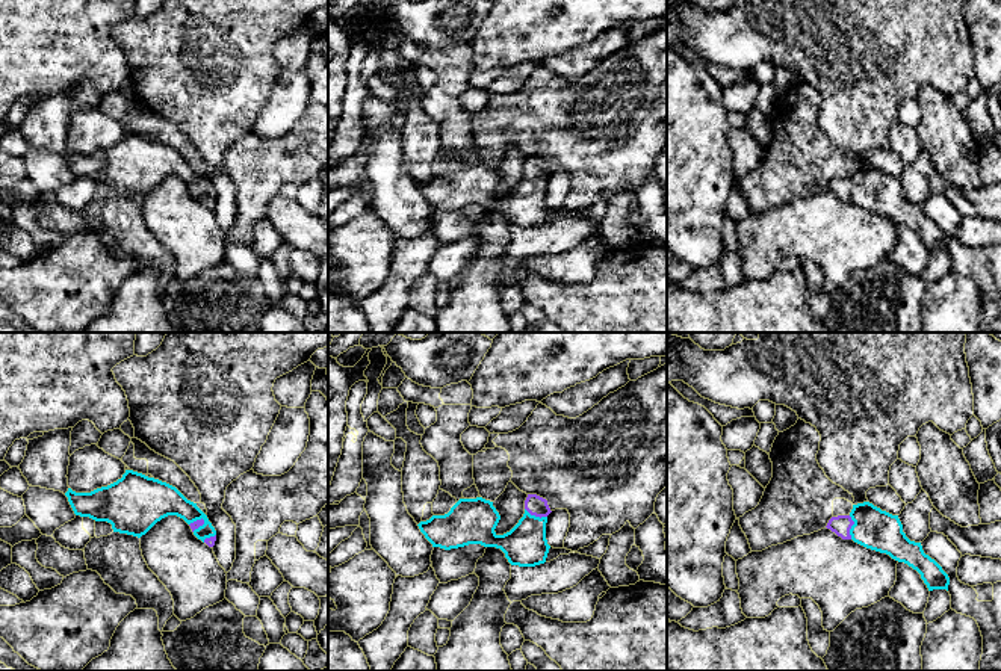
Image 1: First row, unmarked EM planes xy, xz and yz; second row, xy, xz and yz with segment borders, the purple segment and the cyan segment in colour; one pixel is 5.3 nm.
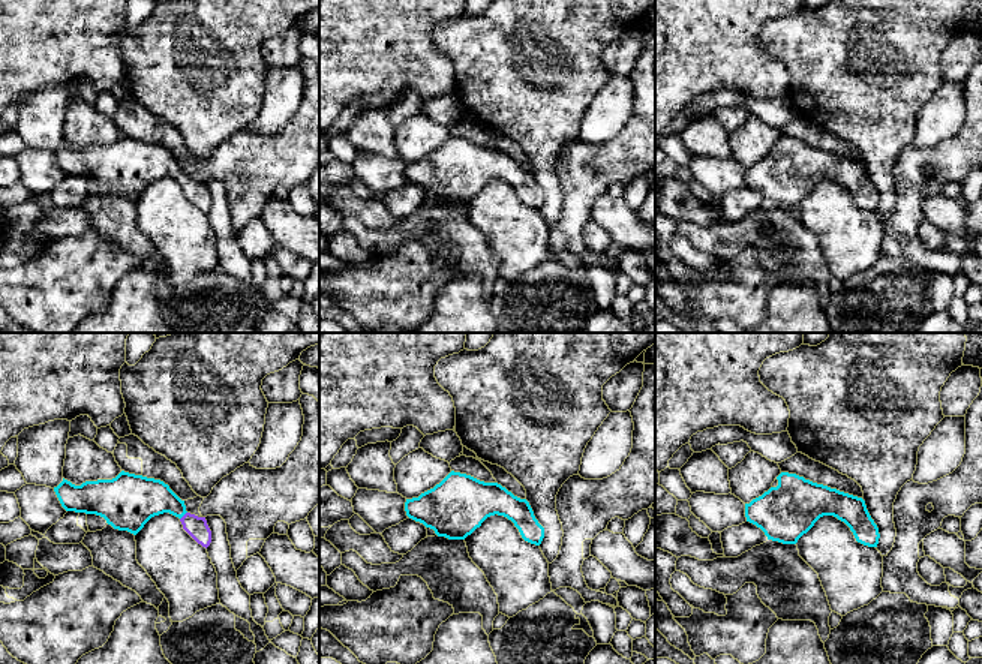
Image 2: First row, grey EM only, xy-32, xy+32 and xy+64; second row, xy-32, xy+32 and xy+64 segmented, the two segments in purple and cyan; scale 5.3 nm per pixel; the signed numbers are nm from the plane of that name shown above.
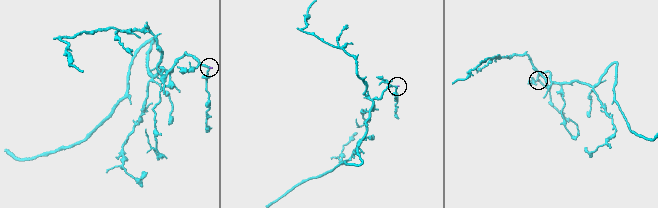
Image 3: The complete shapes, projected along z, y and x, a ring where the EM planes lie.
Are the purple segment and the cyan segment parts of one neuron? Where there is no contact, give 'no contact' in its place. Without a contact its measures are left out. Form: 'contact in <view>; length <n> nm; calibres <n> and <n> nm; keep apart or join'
contact in yz; length 130 nm; calibres 110 and 220 nm; join

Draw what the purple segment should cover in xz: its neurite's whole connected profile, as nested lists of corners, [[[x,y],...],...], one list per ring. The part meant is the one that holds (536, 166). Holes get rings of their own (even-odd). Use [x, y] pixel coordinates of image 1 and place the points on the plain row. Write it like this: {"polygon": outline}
{"polygon": [[[528,156],[523,178],[510,193],[497,196],[494,190],[500,177],[493,163],[460,160],[448,175],[432,177],[417,187],[432,209],[451,212],[481,206],[500,210],[511,227],[535,228],[546,224],[550,210],[546,201],[550,174],[546,160]]]}

